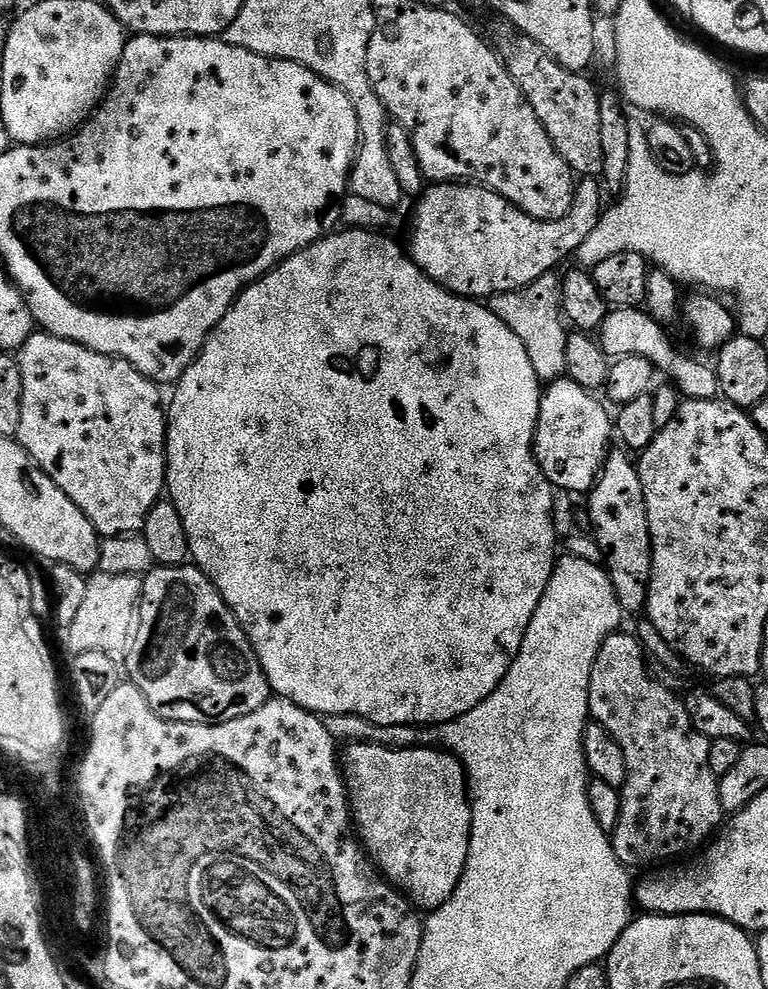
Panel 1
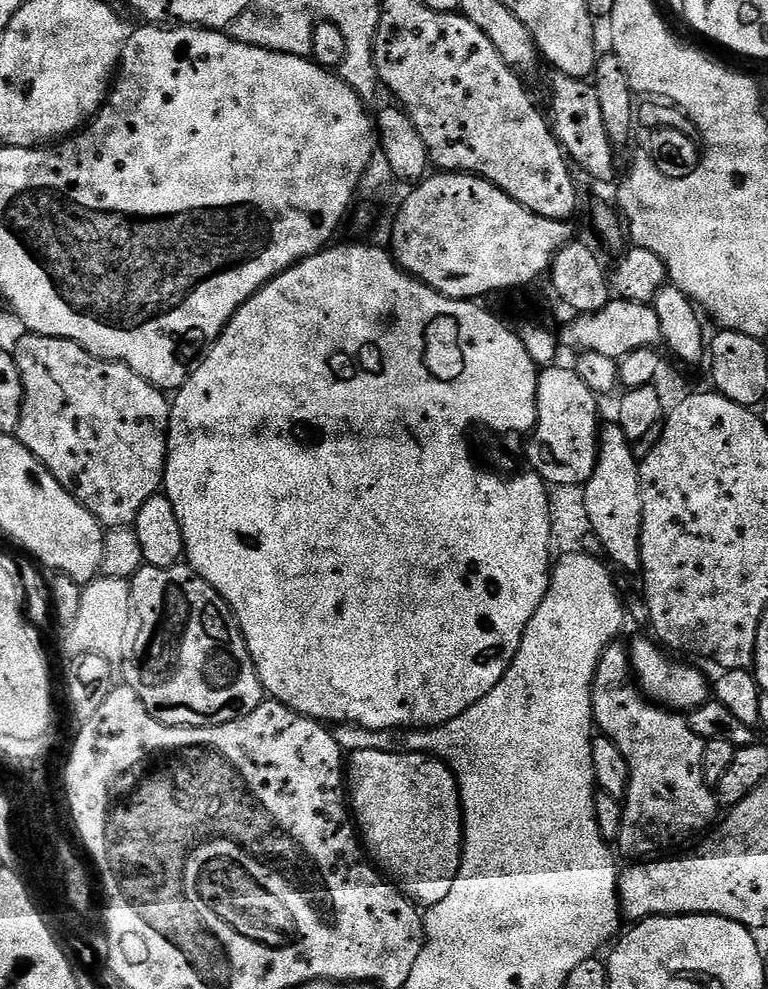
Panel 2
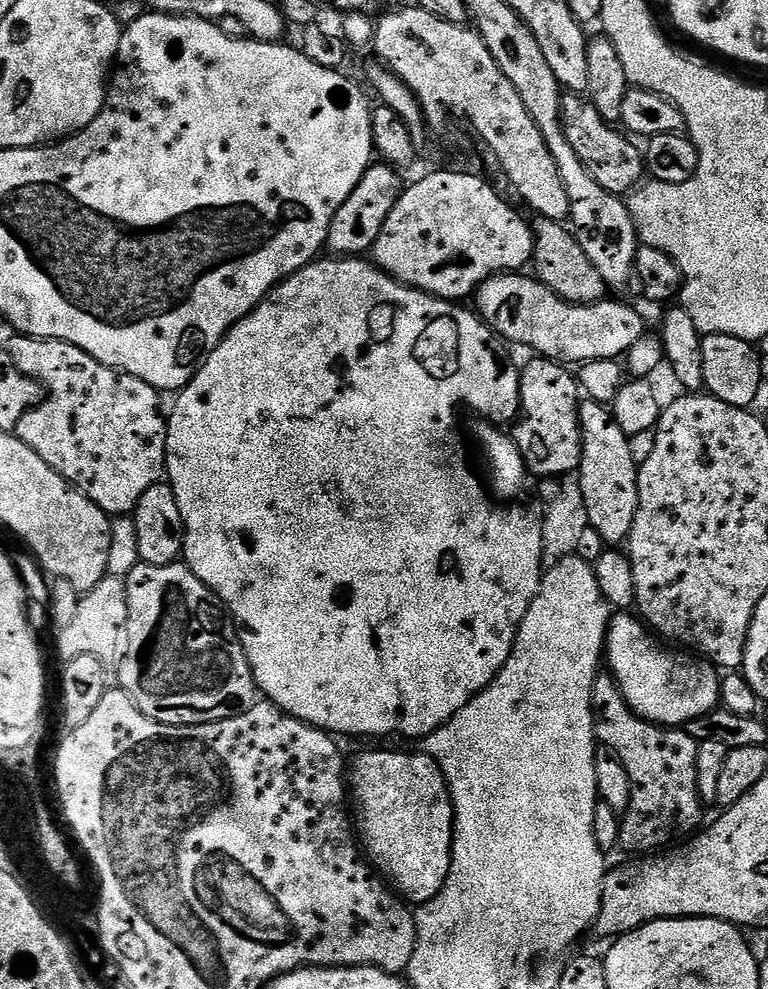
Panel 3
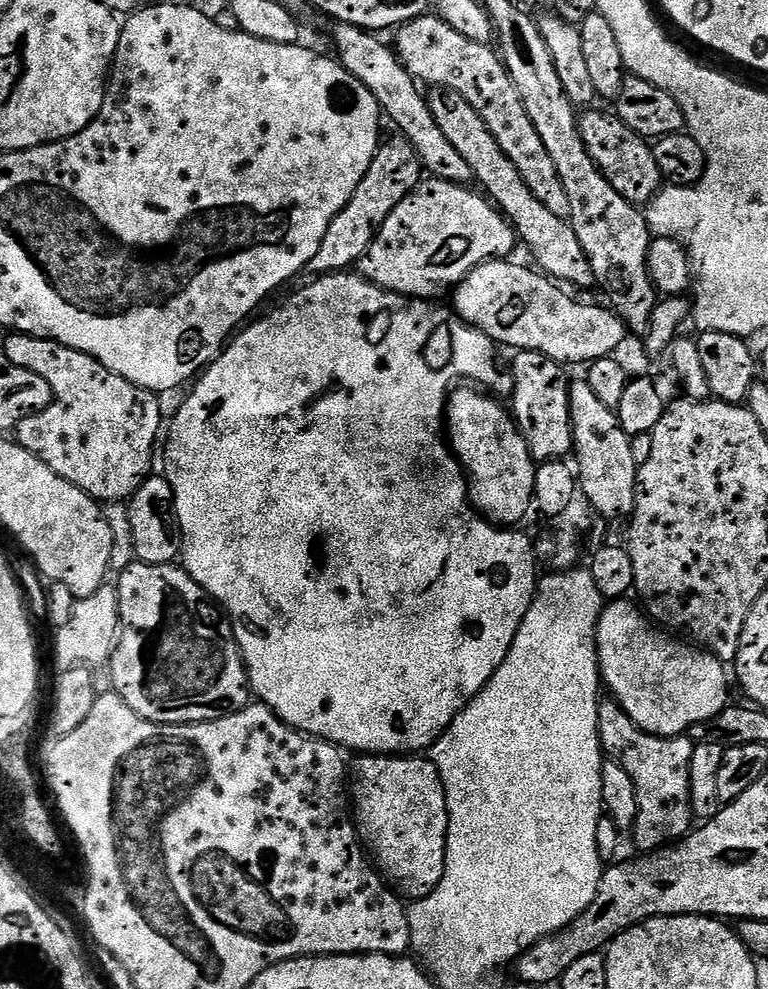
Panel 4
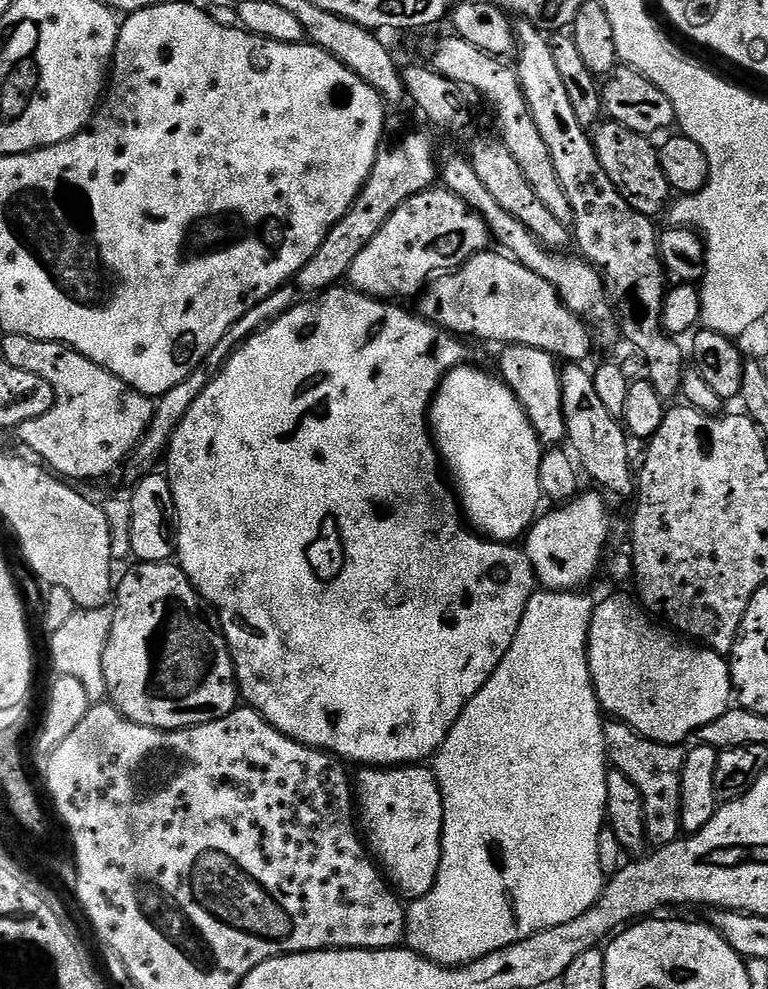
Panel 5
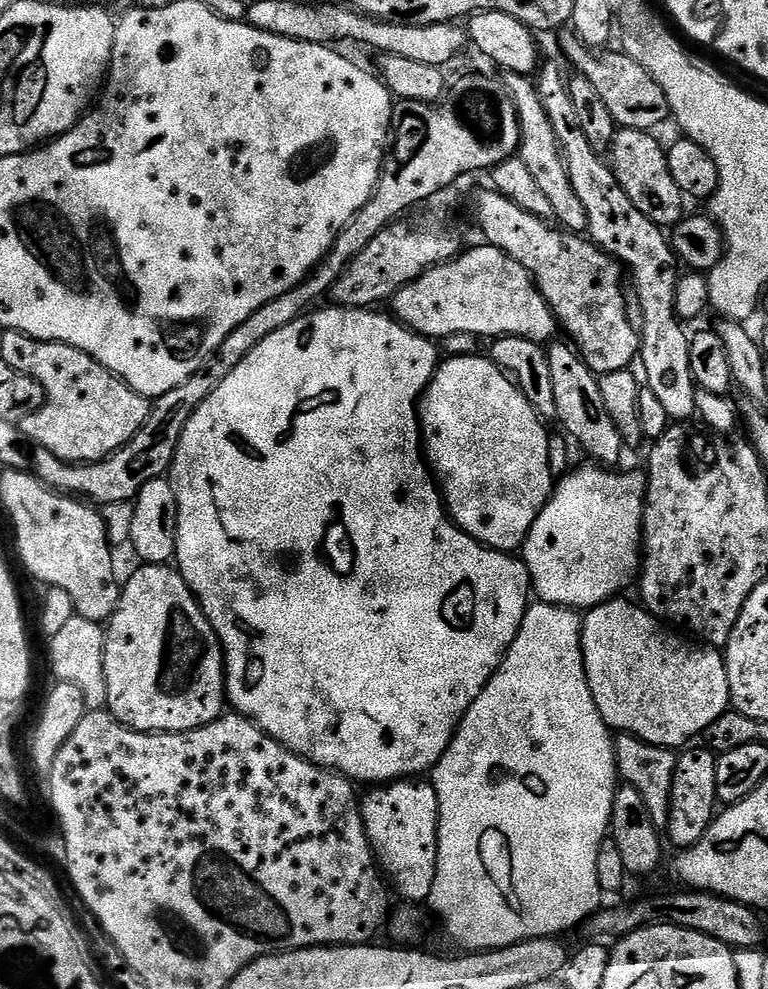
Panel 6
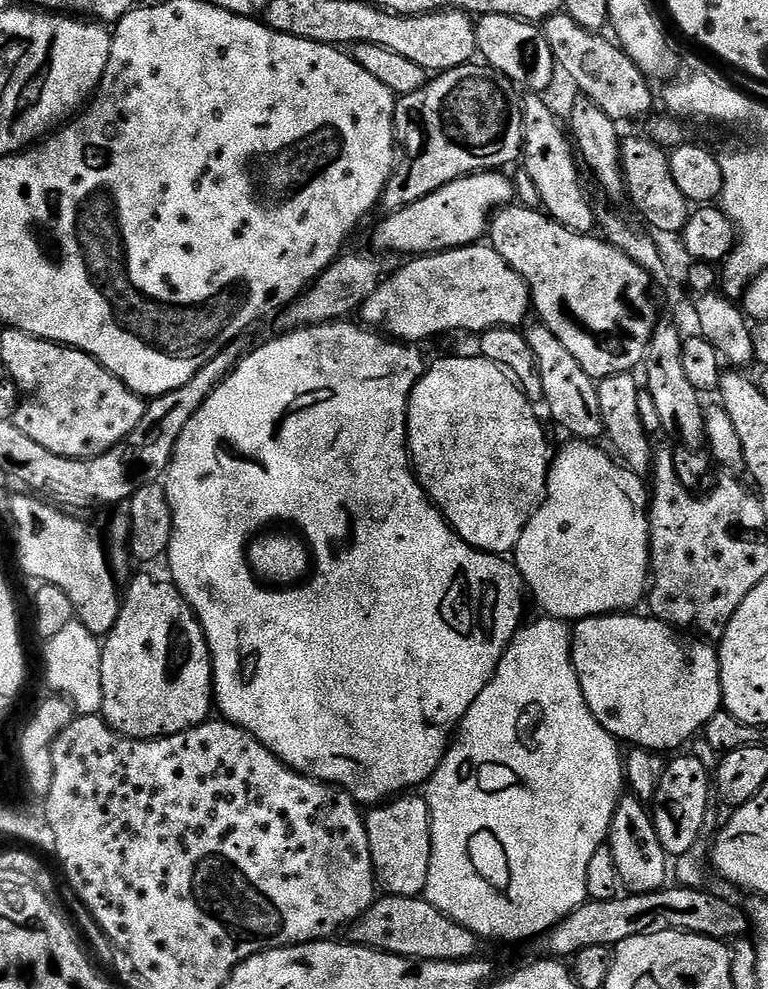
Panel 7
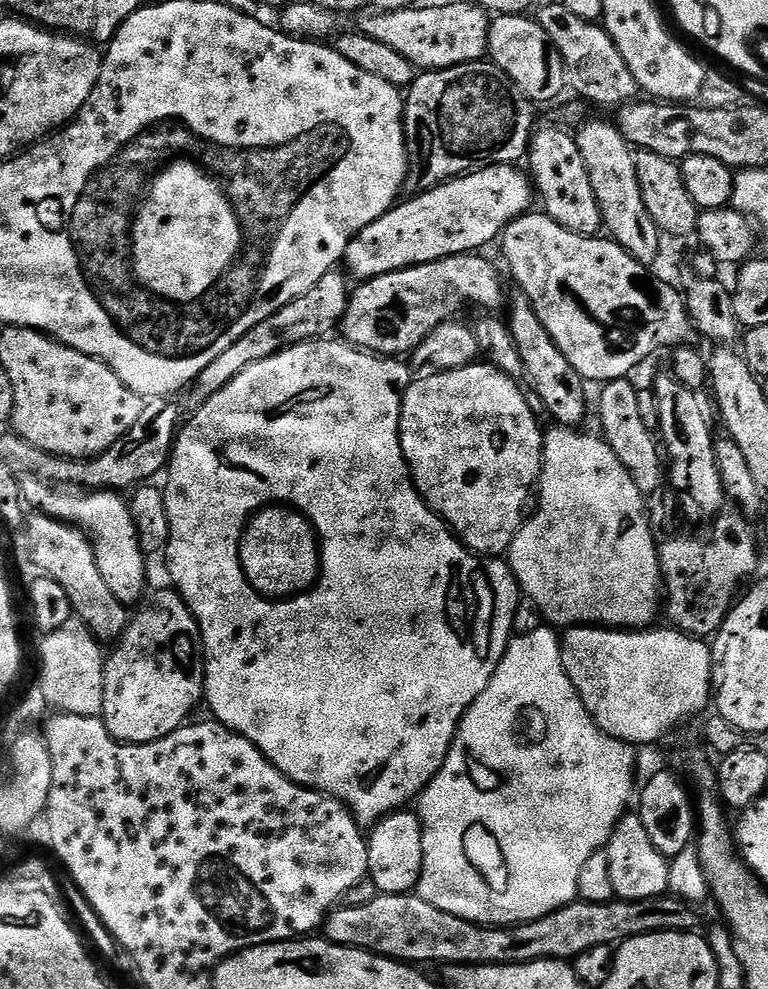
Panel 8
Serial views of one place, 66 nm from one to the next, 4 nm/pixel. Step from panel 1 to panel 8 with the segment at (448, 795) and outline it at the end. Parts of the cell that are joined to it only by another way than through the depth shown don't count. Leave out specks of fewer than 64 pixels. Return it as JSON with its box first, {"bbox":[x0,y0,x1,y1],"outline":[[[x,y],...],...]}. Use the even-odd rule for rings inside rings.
{"bbox":[367,810,424,896],"outline":[[[412,810],[392,812],[380,820],[367,837],[368,880],[377,893],[386,896],[407,896],[415,893],[422,878],[422,836],[424,827],[419,815]]]}

